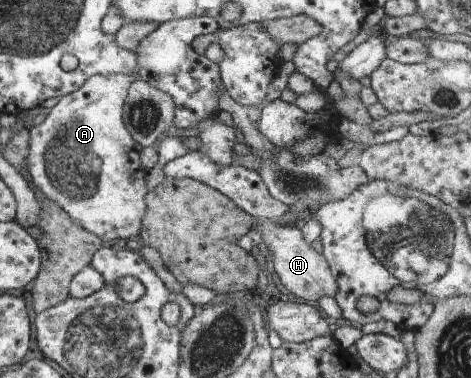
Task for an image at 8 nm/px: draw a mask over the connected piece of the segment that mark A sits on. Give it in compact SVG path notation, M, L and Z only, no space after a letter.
M121 73L90 77L80 89L60 97L42 124L30 130L31 141L25 152L26 173L35 190L54 201L82 229L96 234L105 245L114 244L119 238L128 241L138 235L146 212L149 192L142 175L139 148L122 120L128 91L136 79L134 75Z

